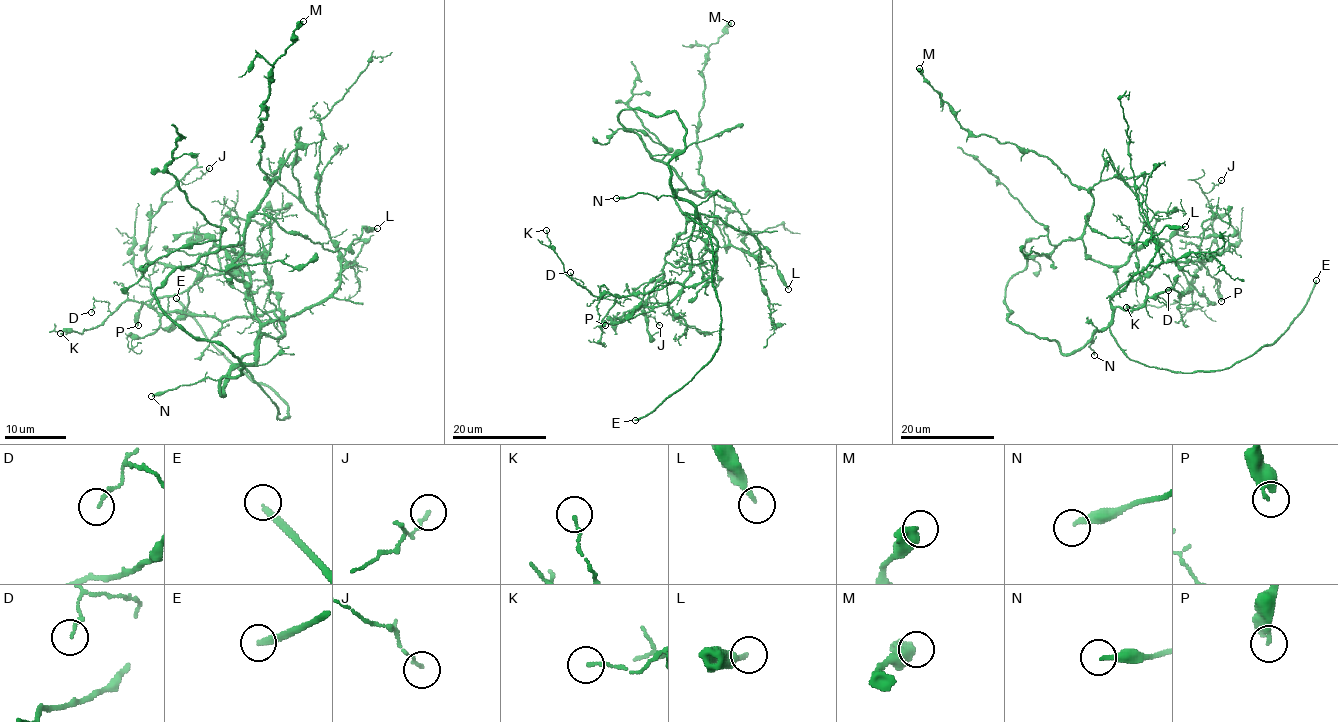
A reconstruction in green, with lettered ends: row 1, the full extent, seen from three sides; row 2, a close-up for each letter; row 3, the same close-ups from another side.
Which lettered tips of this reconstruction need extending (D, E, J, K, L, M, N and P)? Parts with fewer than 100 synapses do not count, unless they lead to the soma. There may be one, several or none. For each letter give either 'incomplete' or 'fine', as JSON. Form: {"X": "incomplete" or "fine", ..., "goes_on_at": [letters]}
{"D": "fine", "E": "incomplete", "J": "fine", "K": "fine", "L": "fine", "M": "fine", "N": "fine", "P": "fine", "goes_on_at": ["E"]}

